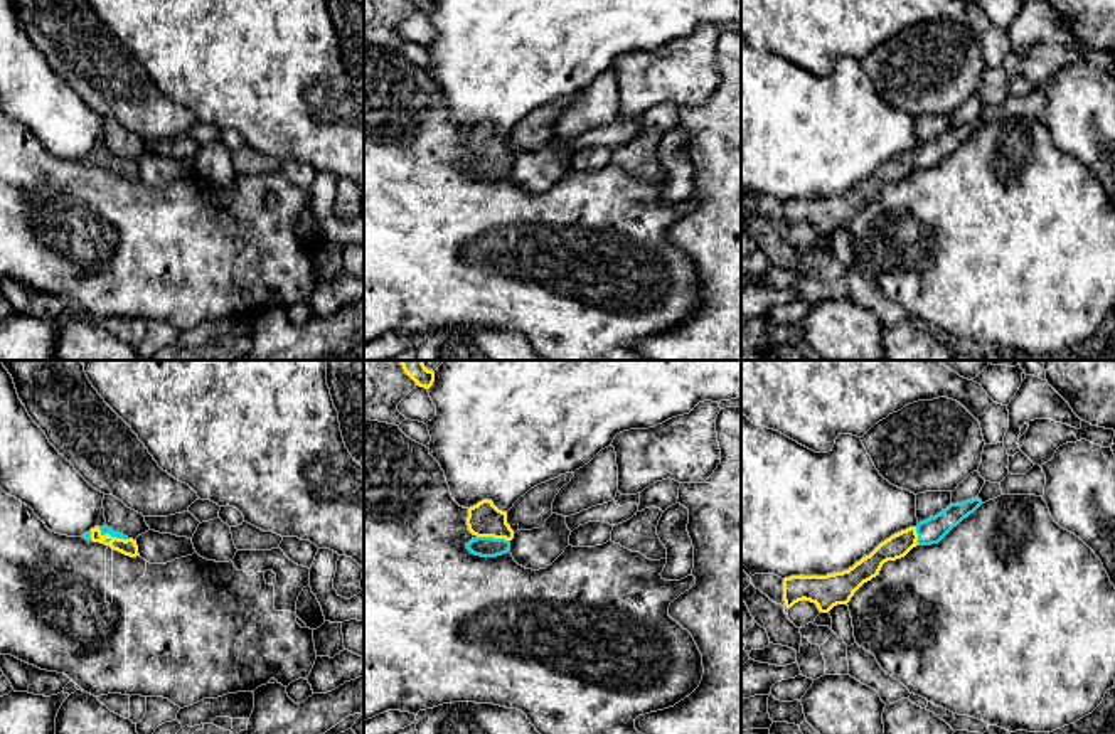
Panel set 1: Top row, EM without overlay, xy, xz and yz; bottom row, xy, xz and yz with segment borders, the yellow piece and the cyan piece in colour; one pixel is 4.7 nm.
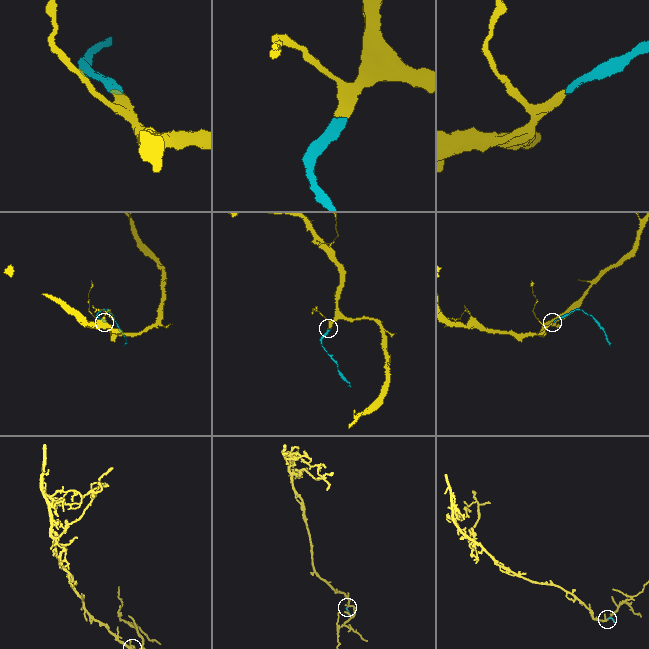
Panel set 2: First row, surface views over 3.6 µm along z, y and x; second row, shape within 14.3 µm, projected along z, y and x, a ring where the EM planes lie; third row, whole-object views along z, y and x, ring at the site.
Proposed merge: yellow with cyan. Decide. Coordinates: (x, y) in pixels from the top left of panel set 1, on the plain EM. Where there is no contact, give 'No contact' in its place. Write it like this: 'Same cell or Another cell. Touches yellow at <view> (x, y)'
Same cell. Touches yellow at xy (110, 159)

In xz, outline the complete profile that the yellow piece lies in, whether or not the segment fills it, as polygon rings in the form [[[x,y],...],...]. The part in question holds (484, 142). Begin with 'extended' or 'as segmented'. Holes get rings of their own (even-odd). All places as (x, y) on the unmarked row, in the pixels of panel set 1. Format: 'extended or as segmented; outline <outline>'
extended; outline [[[482,123],[468,131],[468,153],[475,158],[467,172],[480,180],[507,177],[514,153],[507,146],[507,135],[499,133],[492,123]]]

